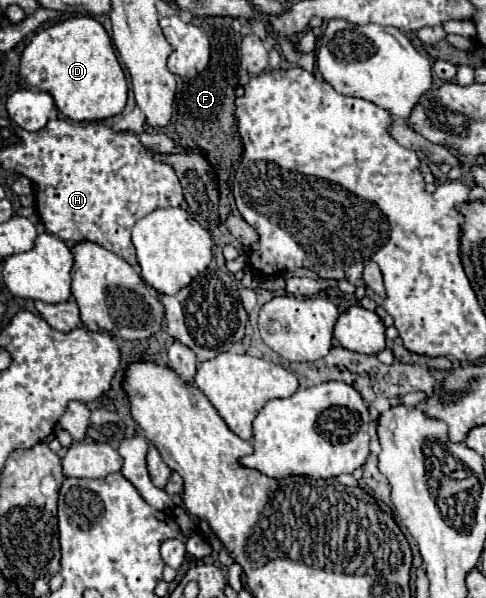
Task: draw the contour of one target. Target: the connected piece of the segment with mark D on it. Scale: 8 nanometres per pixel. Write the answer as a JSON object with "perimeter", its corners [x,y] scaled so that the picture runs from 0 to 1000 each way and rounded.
{"perimeter":[[[146,28],[146,32],[113,38],[109,45],[80,52],[43,92],[39,122],[64,145],[76,145],[80,152],[101,156],[113,166],[117,182],[146,202],[191,202],[191,199],[212,202],[212,199],[245,192],[261,172],[257,122],[241,102],[241,92],[233,85],[220,52],[191,28]]]}

